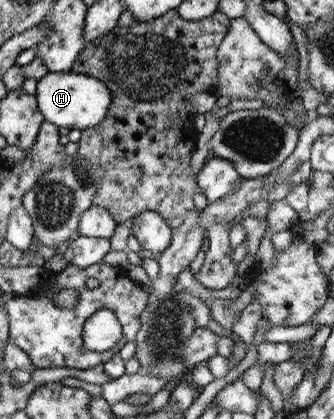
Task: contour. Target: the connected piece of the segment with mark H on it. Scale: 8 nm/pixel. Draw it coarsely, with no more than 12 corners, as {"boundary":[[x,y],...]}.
{"boundary":[[72,71],[34,82],[43,121],[80,132],[112,102],[100,80]]}

